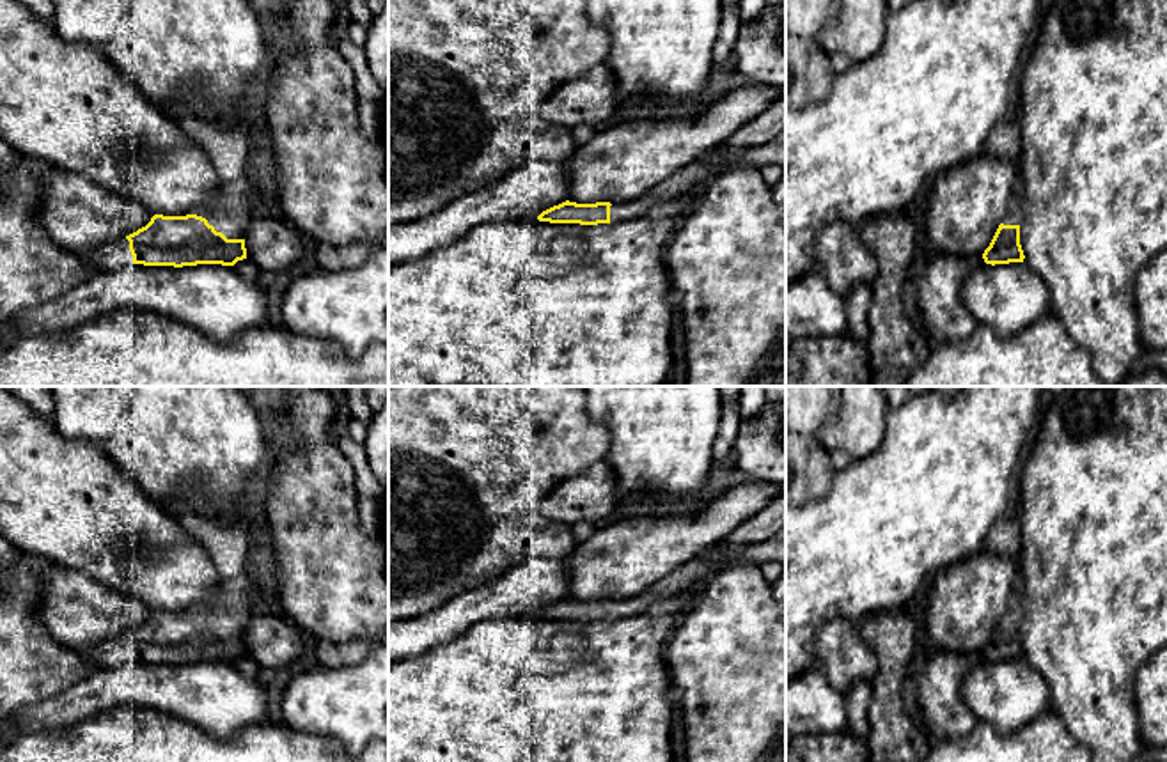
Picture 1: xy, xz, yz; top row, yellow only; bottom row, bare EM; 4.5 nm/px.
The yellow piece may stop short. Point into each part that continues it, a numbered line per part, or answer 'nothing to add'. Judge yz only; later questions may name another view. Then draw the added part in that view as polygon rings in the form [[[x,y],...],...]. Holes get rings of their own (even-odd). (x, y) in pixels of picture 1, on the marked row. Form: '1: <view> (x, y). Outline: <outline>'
1: yz (1015, 209). Outline: [[[1016,186],[1011,193],[1009,202],[1007,202],[1007,209],[1002,218],[1002,223],[1004,225],[1022,225],[1023,213],[1025,213],[1023,198],[1020,193],[1020,186]]]

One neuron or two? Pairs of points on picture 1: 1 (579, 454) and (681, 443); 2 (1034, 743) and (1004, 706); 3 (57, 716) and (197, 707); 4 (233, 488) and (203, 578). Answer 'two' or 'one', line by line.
1: two
2: two
3: one
4: two

